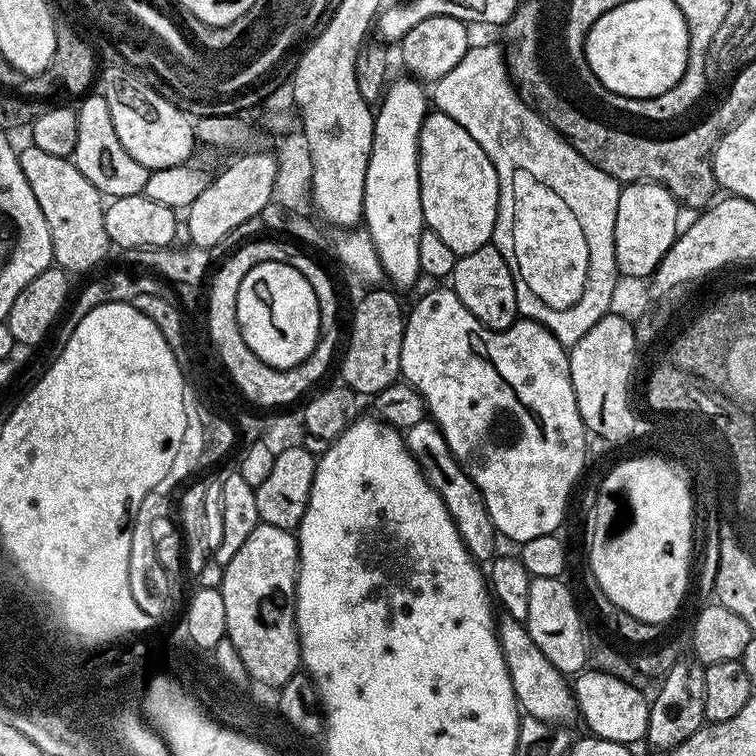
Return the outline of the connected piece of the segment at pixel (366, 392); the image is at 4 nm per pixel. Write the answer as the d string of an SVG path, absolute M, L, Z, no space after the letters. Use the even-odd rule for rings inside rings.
M376 286L371 290L368 290L368 293L365 294L364 297L361 298L360 301L356 304L356 309L352 312L352 329L348 332L348 345L344 348L344 357L339 357L338 360L338 368L340 364L340 376L342 379L343 387L353 388L354 391L359 392L361 397L371 398L373 396L377 396L382 390L386 390L386 386L390 386L391 384L396 383L397 380L401 379L400 375L400 363L402 362L402 338L404 337L404 321L406 319L406 308L405 305L400 305L400 300L395 296L392 292L387 292L384 289L384 286Z

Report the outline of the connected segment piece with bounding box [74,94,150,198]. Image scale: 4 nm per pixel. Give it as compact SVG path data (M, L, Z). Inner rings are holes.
M88 94L80 102L76 108L78 118L78 142L74 153L76 168L82 170L84 177L105 197L141 195L150 170L134 162L134 158L126 154L126 146L118 142L118 134L114 134L114 122L110 118L110 106L106 106L106 98L99 94Z

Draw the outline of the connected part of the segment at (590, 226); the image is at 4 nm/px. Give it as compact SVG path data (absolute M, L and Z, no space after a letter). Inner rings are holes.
M499 43L469 47L462 62L431 85L430 100L435 111L454 118L454 122L486 150L498 174L500 201L492 240L512 271L520 316L544 324L560 344L576 344L598 318L609 315L610 296L618 277L614 258L614 214L618 214L620 181L578 154L574 146L567 144L519 96L508 76L504 48Z

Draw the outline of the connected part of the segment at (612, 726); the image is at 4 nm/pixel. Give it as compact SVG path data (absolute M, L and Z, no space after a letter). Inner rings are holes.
M585 670L575 677L574 695L579 719L588 723L587 731L610 742L635 745L635 740L643 741L648 734L649 697L641 689L630 686L610 674Z

